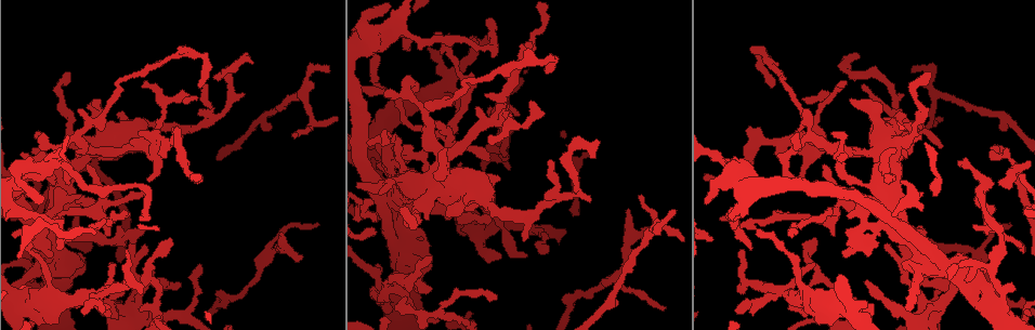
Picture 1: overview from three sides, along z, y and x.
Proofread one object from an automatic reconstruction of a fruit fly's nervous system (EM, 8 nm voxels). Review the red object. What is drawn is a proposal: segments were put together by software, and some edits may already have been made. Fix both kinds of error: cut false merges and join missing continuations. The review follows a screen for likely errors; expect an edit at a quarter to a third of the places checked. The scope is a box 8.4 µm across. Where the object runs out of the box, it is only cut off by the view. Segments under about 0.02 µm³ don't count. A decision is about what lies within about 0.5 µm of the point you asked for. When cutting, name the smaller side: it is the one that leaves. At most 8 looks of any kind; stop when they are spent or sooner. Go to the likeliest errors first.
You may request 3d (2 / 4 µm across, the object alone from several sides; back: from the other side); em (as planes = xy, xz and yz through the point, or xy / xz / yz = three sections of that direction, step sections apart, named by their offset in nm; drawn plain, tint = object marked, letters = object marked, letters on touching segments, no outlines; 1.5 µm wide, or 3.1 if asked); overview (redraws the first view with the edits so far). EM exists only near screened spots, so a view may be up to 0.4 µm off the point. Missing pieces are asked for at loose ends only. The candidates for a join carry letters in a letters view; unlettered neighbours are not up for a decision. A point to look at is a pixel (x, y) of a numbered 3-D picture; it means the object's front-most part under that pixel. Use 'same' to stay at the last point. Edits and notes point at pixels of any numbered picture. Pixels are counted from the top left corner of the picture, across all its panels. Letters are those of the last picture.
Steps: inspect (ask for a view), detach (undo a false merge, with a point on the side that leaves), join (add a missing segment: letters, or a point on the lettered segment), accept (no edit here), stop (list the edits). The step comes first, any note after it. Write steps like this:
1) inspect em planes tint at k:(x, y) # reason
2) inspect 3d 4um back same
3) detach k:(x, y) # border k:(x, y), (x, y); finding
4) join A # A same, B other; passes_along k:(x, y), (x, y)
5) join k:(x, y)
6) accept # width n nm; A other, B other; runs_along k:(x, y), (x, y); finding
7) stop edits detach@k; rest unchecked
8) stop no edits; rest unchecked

inspect 3d 4um at 1:(375, 289) # branch point

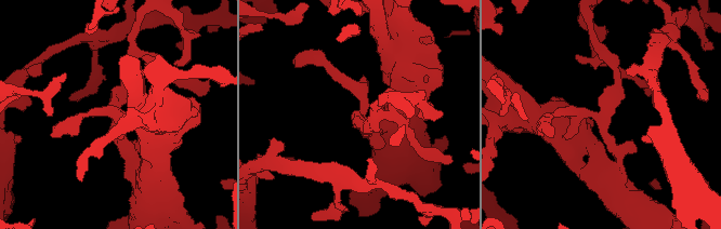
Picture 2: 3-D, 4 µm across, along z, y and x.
inspect em yz step 8 tint at 2:(362, 115)

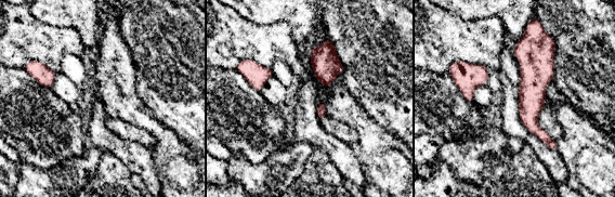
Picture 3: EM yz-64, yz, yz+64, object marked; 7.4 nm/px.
inspect em planes letters same # cut it another way

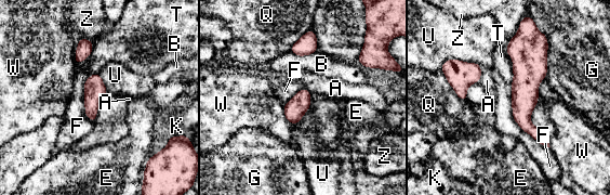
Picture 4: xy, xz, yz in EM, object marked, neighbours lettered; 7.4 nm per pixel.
accept # A other, B other, E other, F other, G other, K other, Q other, T other, U other, W other, Z other; continuous, no second neuron

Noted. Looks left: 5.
inspect em xy step 8 letters at 1:(673, 212) # branch stops here

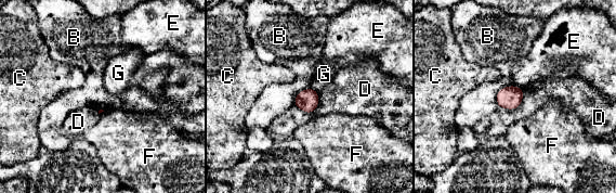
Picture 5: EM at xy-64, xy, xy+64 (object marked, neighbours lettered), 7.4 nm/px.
inspect em planes letters same # cut it another way

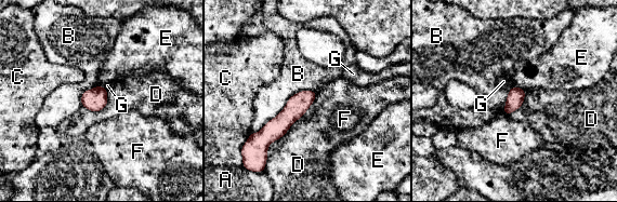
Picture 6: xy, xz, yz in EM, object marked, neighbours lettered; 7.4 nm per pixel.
accept # width 130 nm; A other, B other, C other, D other, E other, F other, G other; border 6:(316, 92), (265, 161); no lettered segment goes on from it

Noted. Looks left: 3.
inspect 3d 2um at 1:(429, 257) # free end

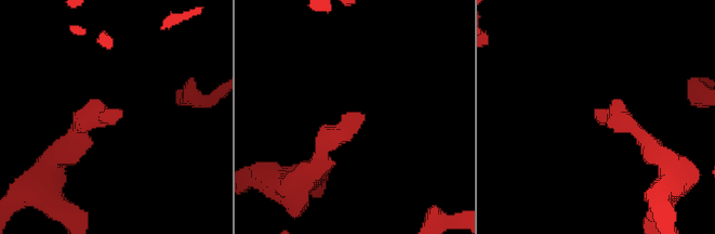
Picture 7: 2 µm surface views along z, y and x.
inspect em planes letters at 7:(357, 113)

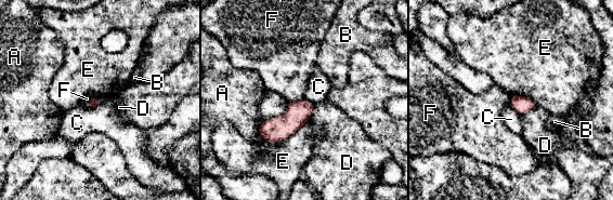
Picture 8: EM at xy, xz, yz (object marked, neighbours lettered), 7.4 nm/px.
accept # A other, B other, C other, D other, E other, F other; border 8:(100, 97), (95, 106), (88, 108); no lettered segment goes on from it

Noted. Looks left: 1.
stop no edits; rest unchecked

